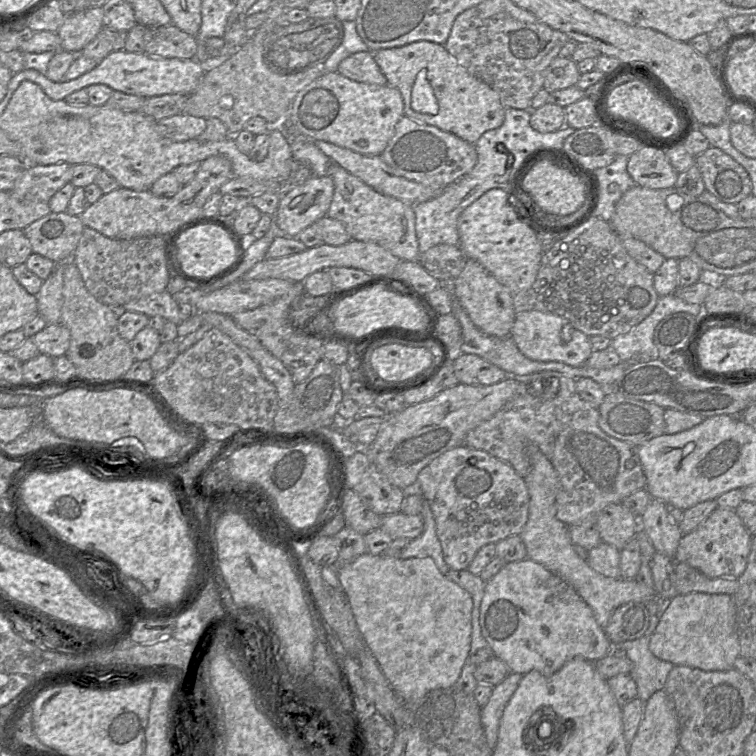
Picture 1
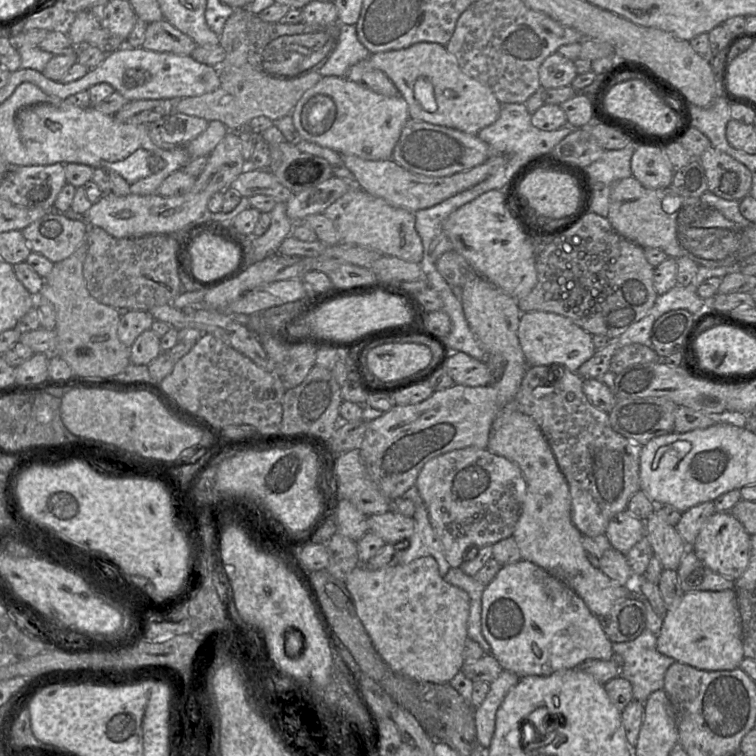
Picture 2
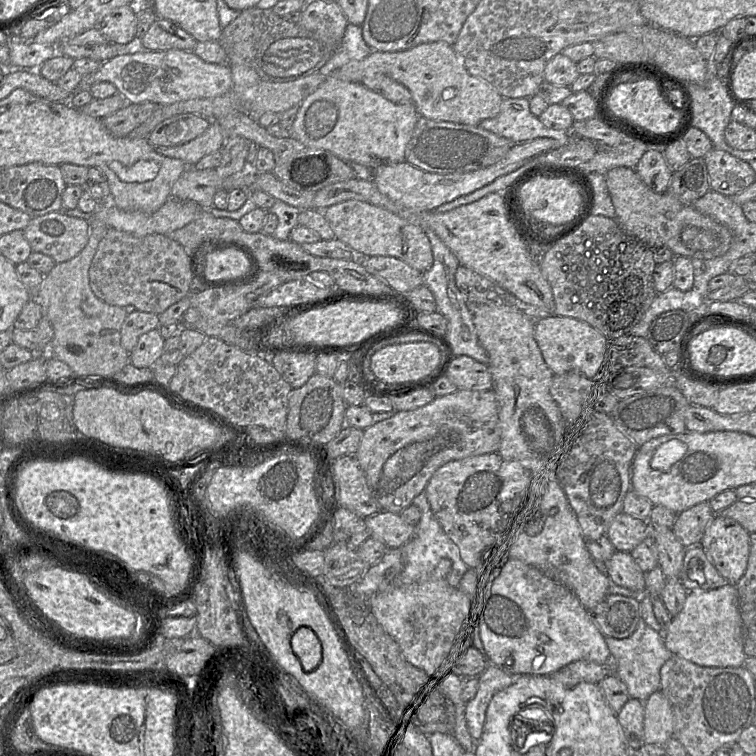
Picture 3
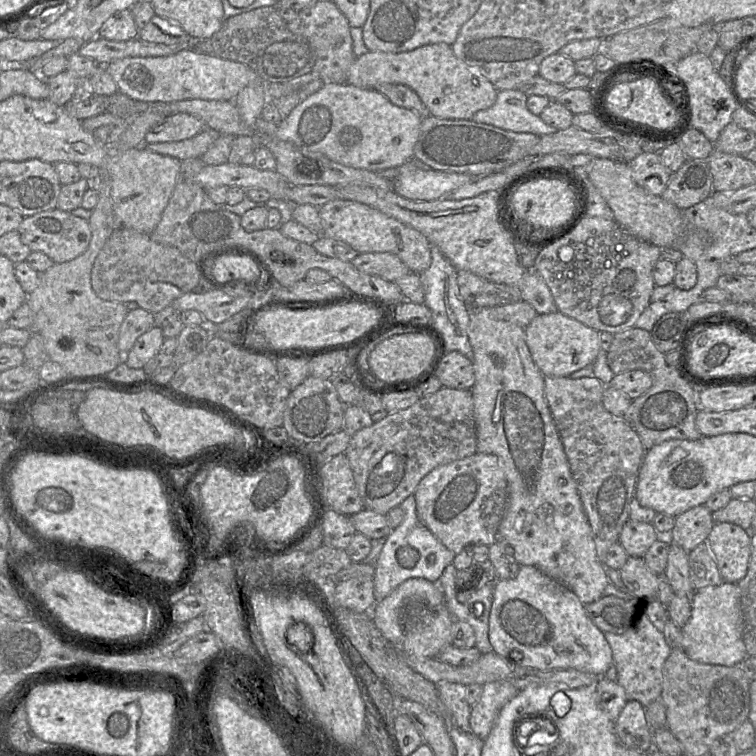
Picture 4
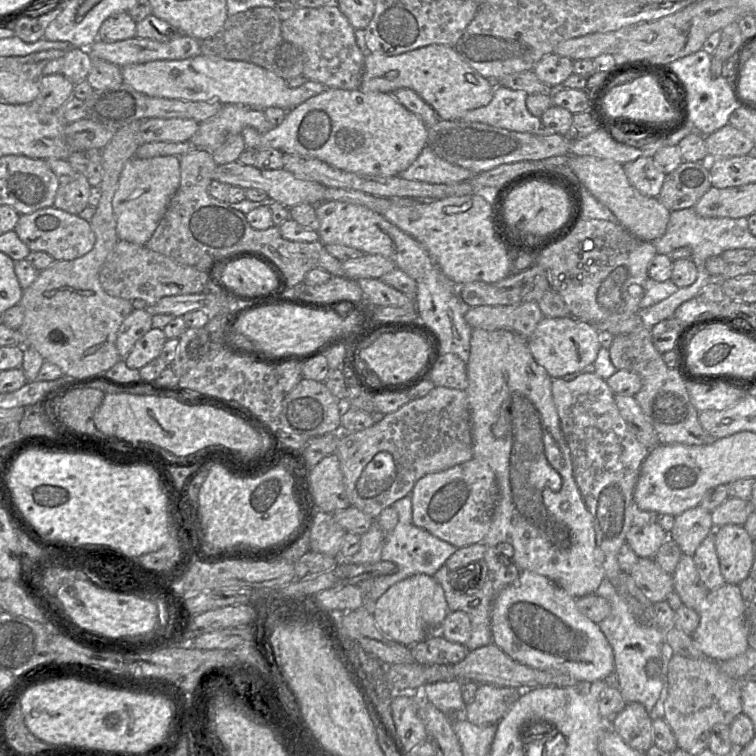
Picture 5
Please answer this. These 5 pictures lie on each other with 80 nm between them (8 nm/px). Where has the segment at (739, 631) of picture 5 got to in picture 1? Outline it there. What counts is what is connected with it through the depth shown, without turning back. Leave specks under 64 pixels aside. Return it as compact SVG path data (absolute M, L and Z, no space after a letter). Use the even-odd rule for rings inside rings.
M703 592L675 595L665 604L660 621L650 637L649 650L657 658L671 662L674 666L688 666L704 671L734 669L734 661L740 654L733 595Z

